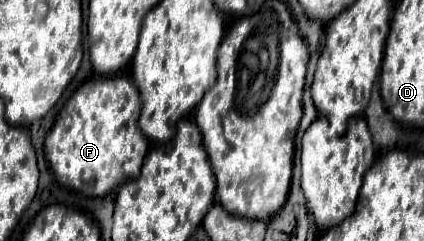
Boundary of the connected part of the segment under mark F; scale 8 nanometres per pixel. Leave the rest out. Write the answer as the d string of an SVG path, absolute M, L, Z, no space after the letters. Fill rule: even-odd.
M120 74L86 80L70 96L44 142L44 152L56 180L86 196L106 196L124 180L138 178L148 152L148 140L138 128L140 114L142 98L128 76Z

